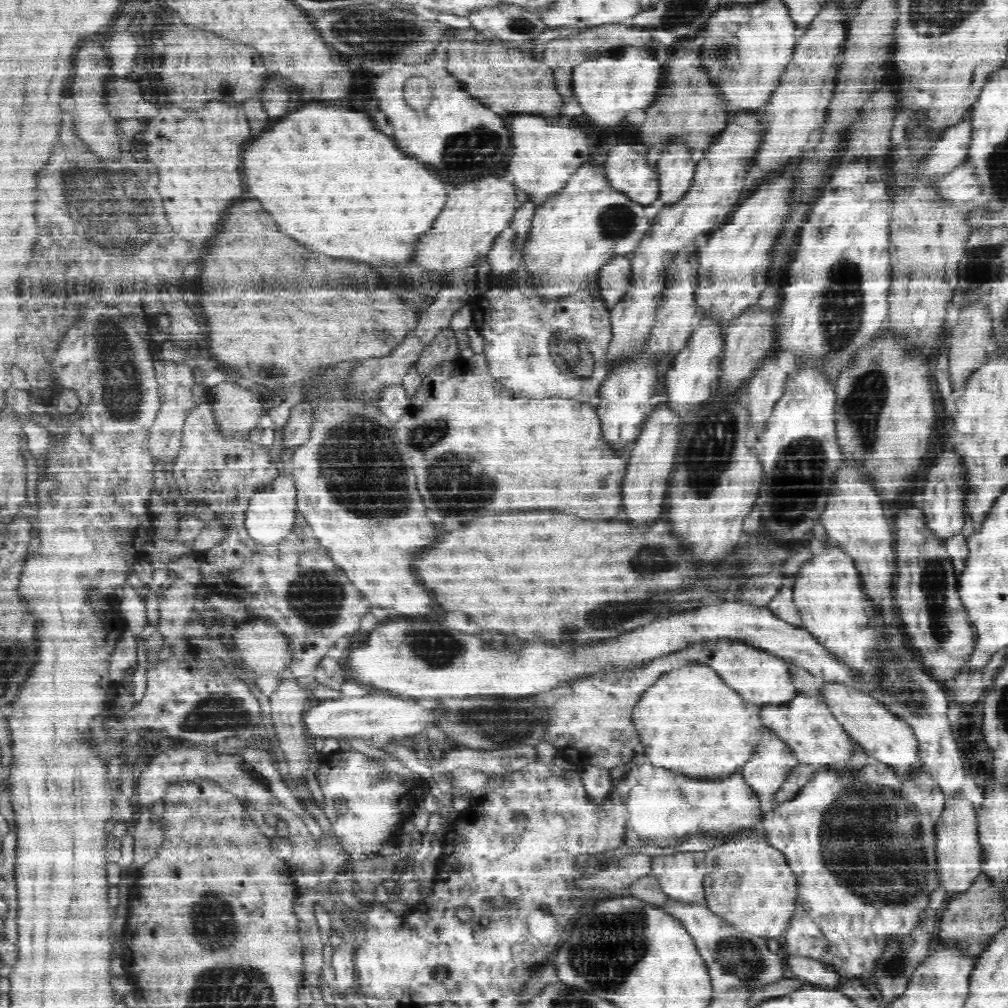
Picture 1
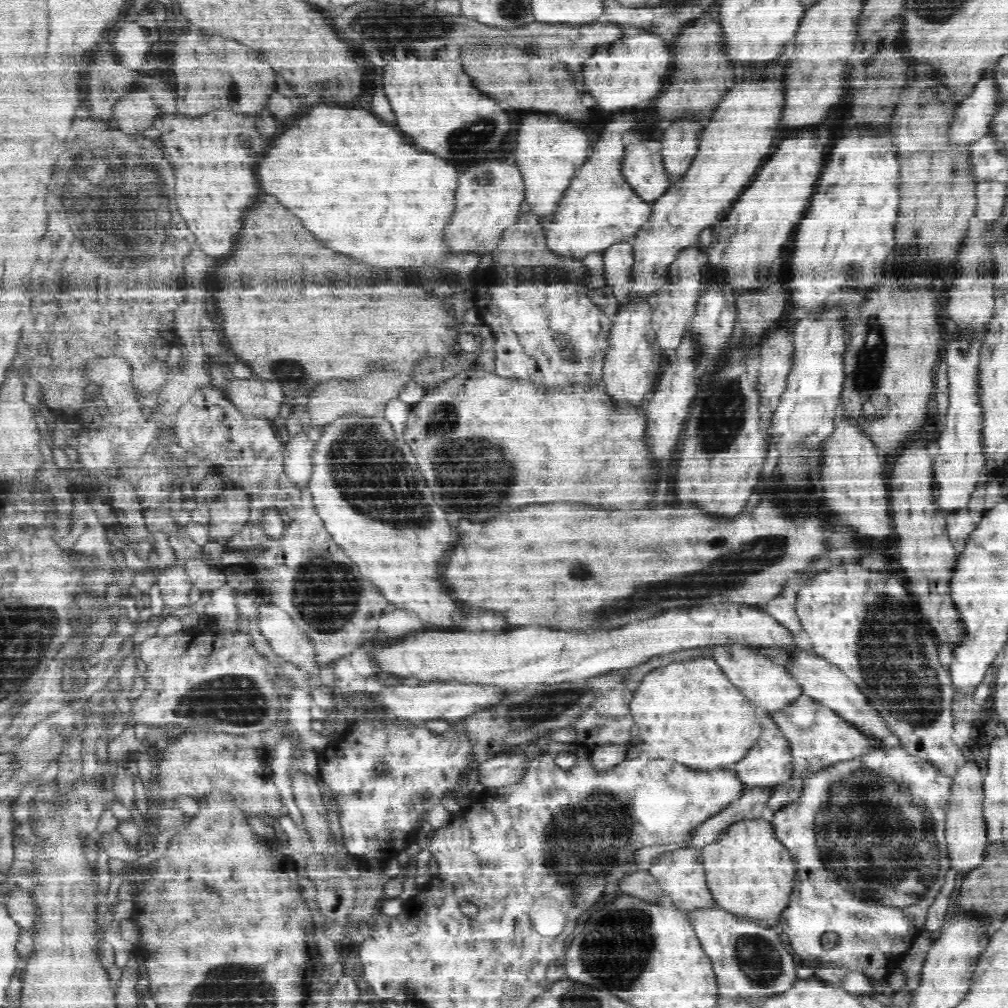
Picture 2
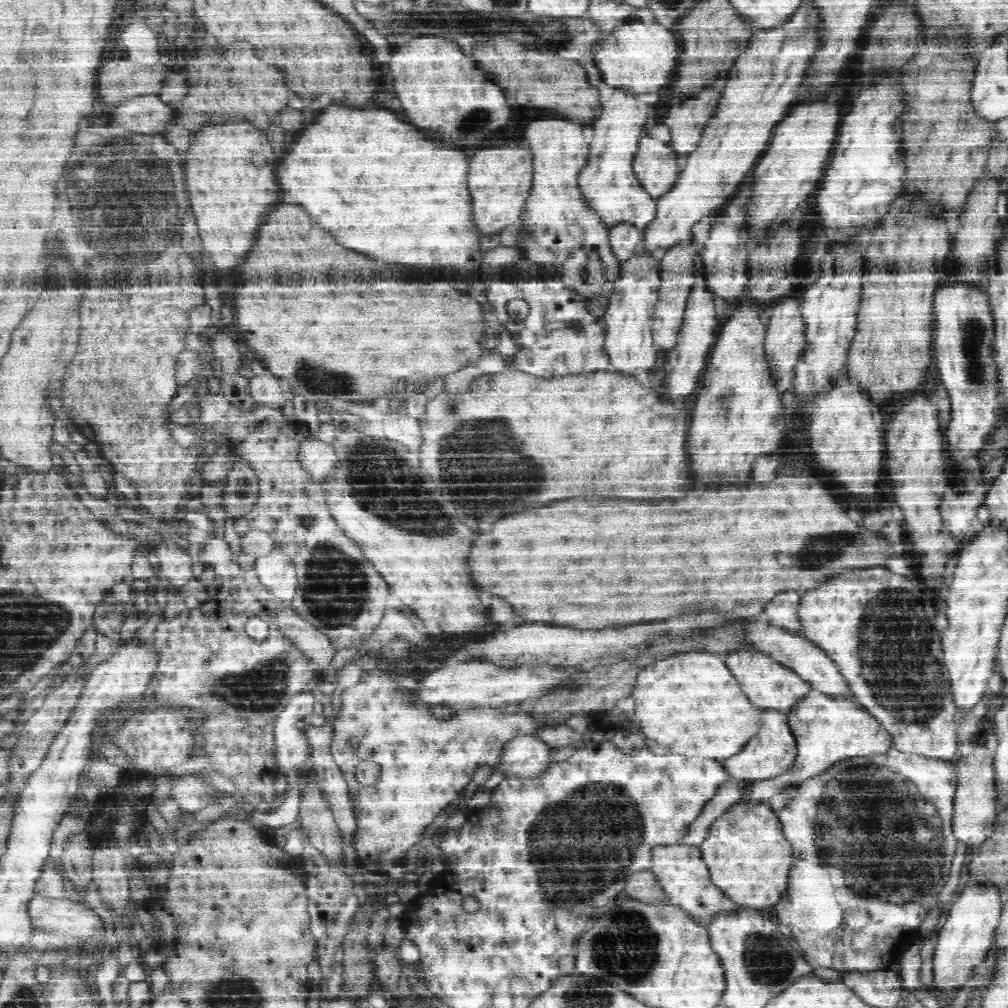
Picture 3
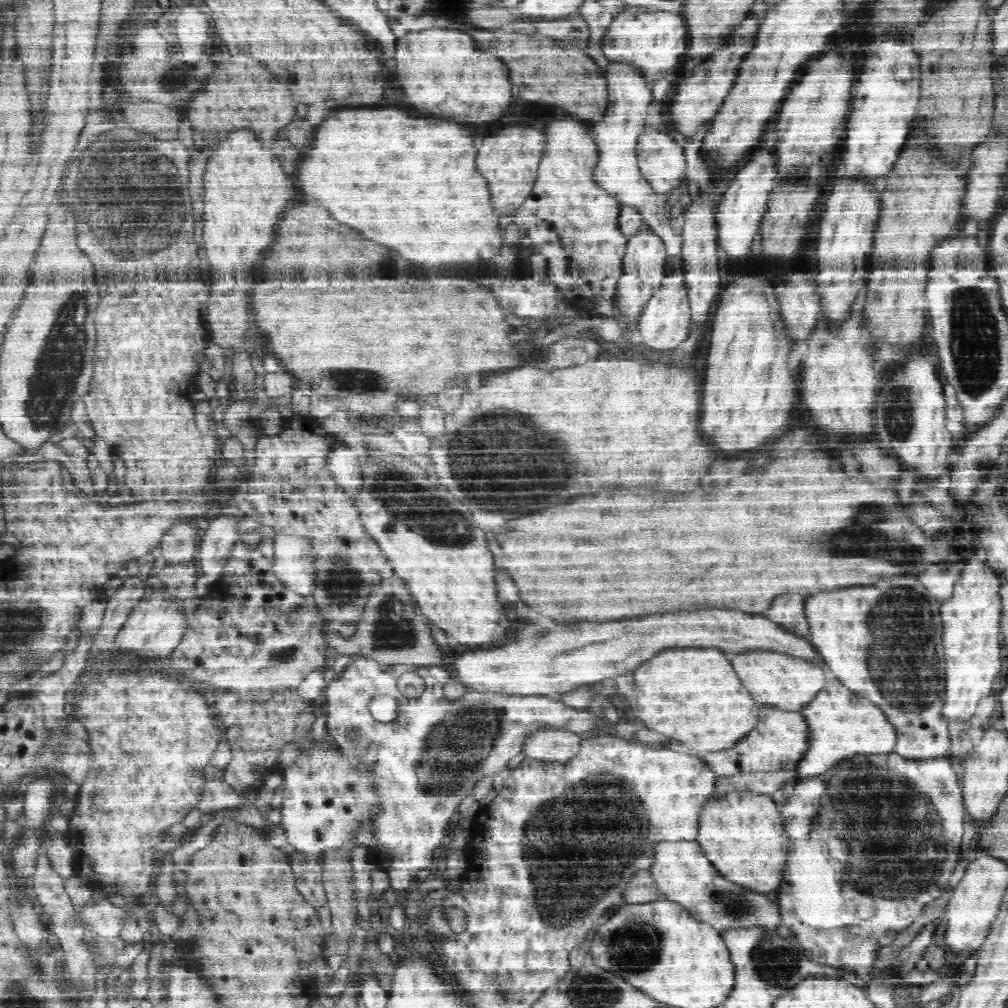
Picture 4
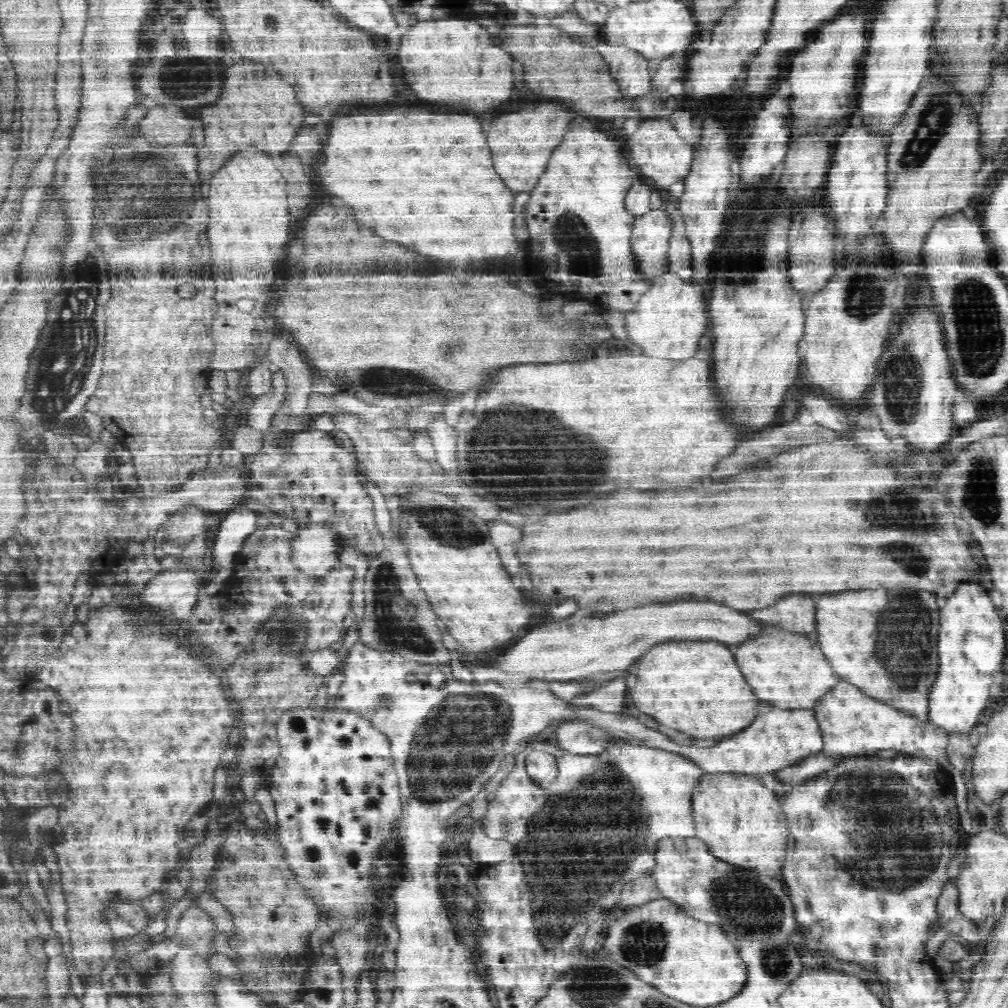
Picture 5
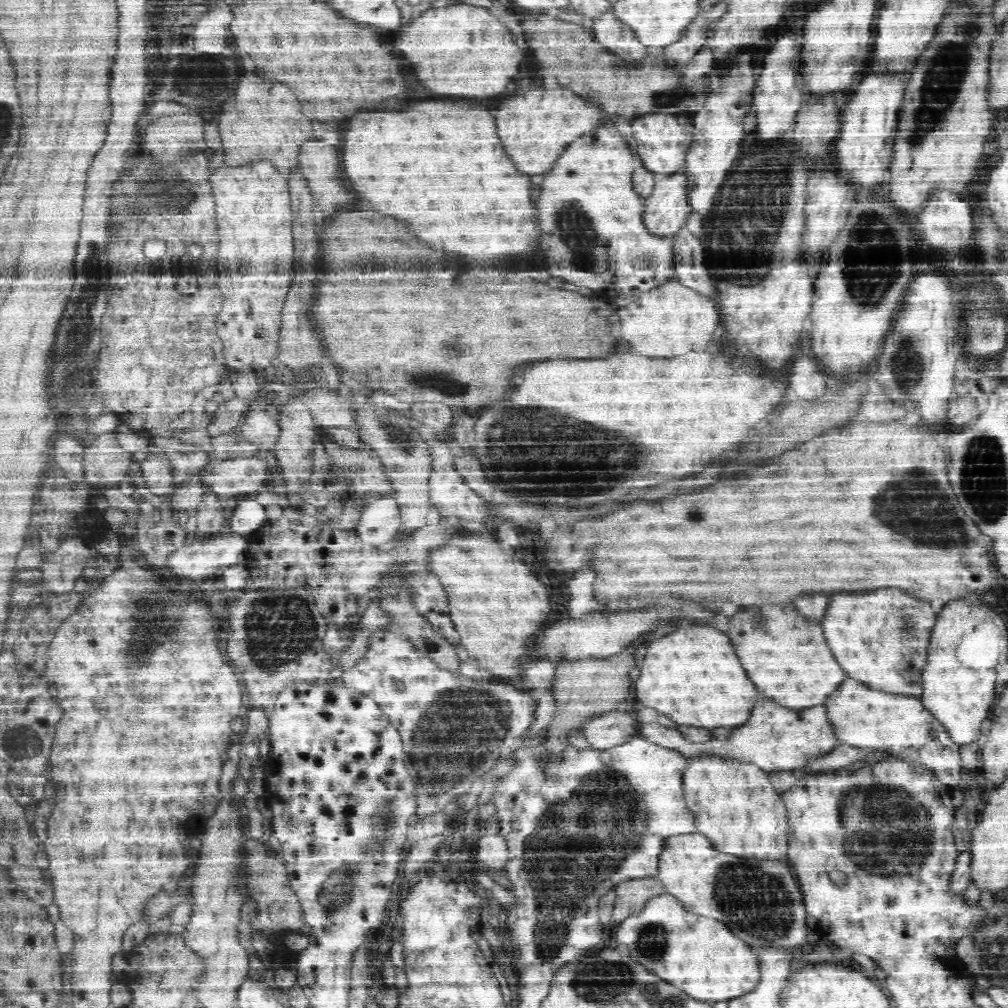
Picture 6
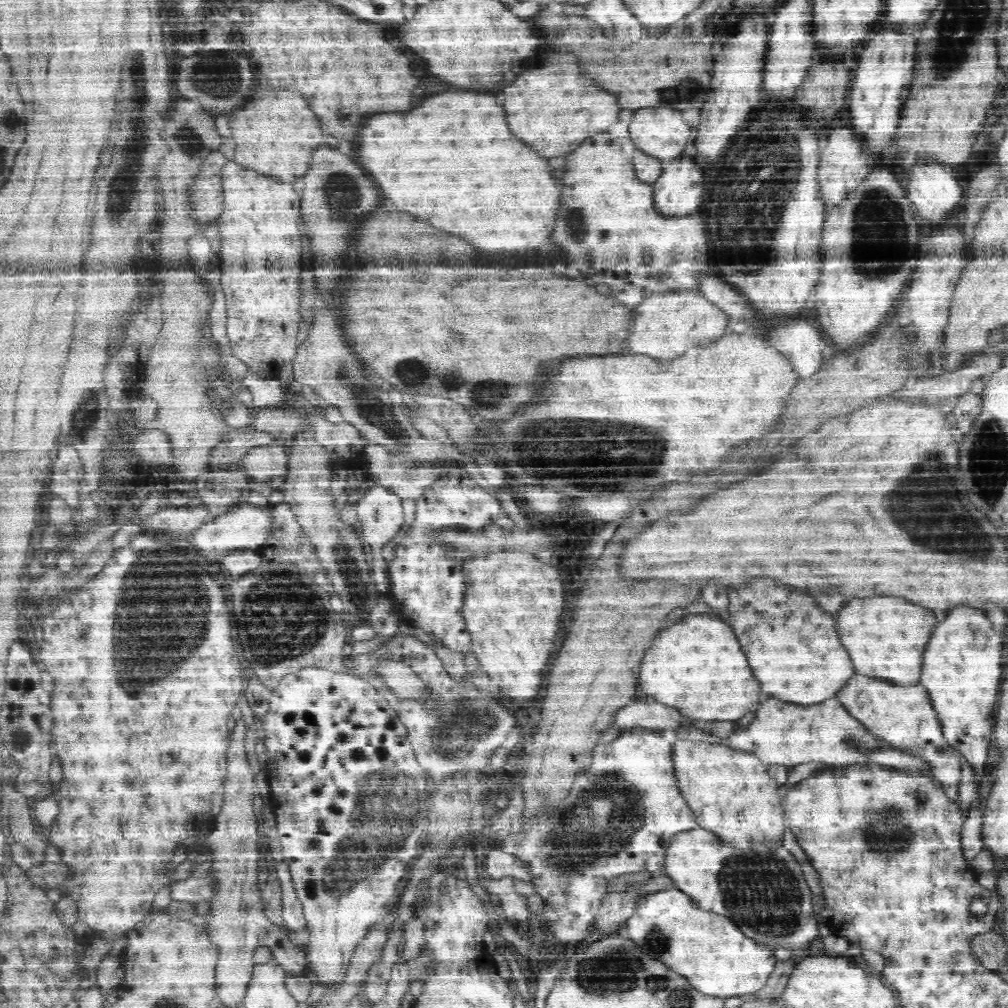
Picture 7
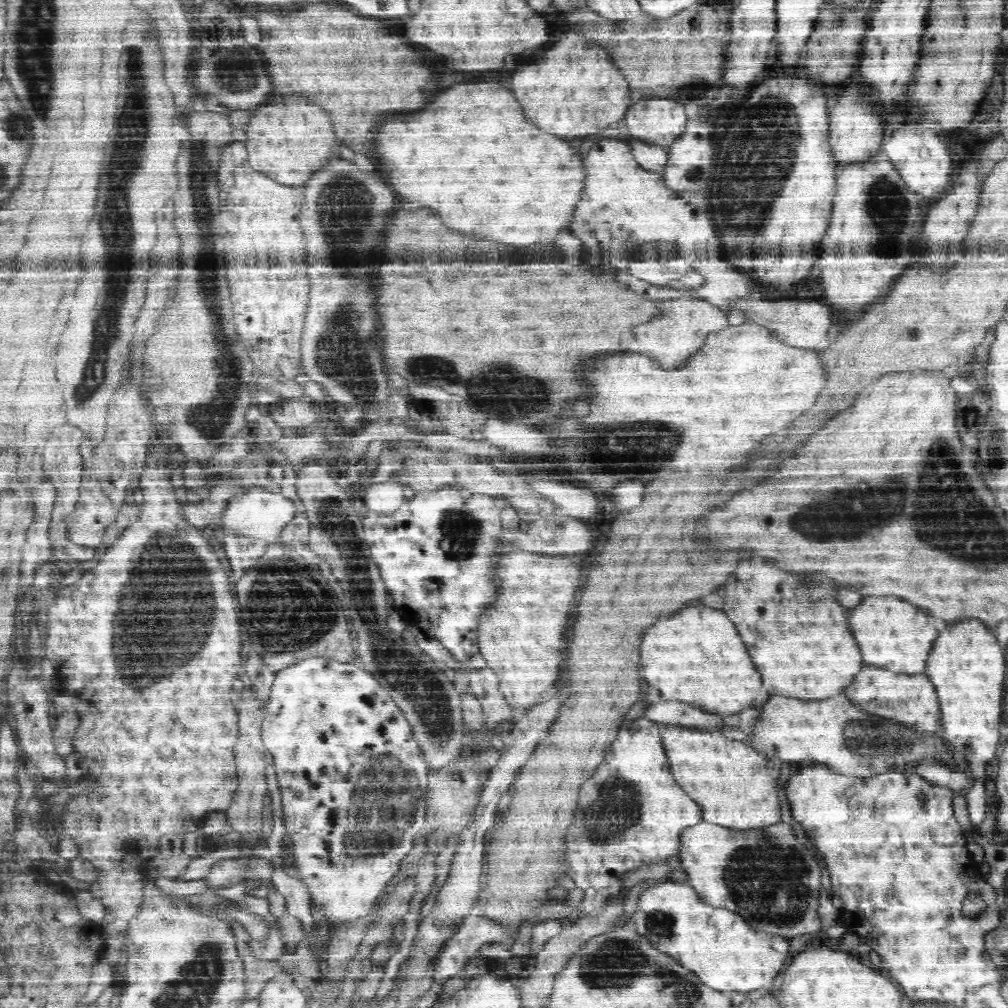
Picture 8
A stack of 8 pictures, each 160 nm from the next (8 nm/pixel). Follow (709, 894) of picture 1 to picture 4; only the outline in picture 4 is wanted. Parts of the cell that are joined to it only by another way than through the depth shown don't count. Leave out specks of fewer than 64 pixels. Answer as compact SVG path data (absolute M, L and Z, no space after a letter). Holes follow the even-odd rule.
M736 788L710 793L700 804L698 829L696 841L706 857L730 880L768 894L783 881L791 837L772 795Z

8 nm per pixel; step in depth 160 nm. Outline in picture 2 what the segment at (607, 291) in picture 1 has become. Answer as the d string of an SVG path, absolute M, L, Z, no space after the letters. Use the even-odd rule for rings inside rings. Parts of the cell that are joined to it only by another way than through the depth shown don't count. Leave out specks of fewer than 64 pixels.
M630 239L610 244L603 251L603 257L607 269L607 284L611 287L629 285L635 261L634 247Z

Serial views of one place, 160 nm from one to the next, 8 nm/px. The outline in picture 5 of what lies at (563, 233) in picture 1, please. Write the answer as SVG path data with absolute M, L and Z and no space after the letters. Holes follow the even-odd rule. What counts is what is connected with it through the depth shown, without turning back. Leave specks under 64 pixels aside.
M602 40L602 44L598 44L596 48L612 68L612 76L620 80L619 83L628 93L637 94L650 88L652 84L648 76L649 59L641 52L622 44L606 42L606 40ZM674 212L675 226L671 239L669 240L669 257L671 260L671 272L678 275L688 285L698 285L693 269L692 245L685 231L685 223L681 212Z

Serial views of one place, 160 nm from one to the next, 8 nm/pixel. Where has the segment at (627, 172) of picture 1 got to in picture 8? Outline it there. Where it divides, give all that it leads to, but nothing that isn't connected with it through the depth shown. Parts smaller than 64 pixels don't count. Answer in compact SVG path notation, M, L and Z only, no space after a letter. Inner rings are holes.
M650 93L642 96L626 110L626 124L632 136L642 141L669 146L671 142L685 132L686 108L683 101L675 97L664 96L662 93Z

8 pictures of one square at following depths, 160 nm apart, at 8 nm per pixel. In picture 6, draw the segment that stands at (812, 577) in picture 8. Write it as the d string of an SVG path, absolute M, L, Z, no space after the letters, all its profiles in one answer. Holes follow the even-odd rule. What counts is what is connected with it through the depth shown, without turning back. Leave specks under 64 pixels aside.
M790 599L767 601L756 606L740 605L740 612L730 618L728 636L744 668L748 668L750 680L760 688L762 696L774 698L786 708L803 709L824 704L826 698L848 678L836 662L822 630L822 622L808 620Z

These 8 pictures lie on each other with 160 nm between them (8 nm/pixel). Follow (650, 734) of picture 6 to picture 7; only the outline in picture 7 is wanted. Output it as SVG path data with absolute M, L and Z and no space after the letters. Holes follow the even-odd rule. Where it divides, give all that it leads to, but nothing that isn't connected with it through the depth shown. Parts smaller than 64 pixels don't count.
M770 698L762 702L752 724L738 729L721 742L732 748L754 752L770 766L780 764L789 769L808 762L822 762L829 768L868 766L874 762L876 751L892 748L890 742L876 736L870 726L852 716L836 698L810 706L788 704L778 698Z

